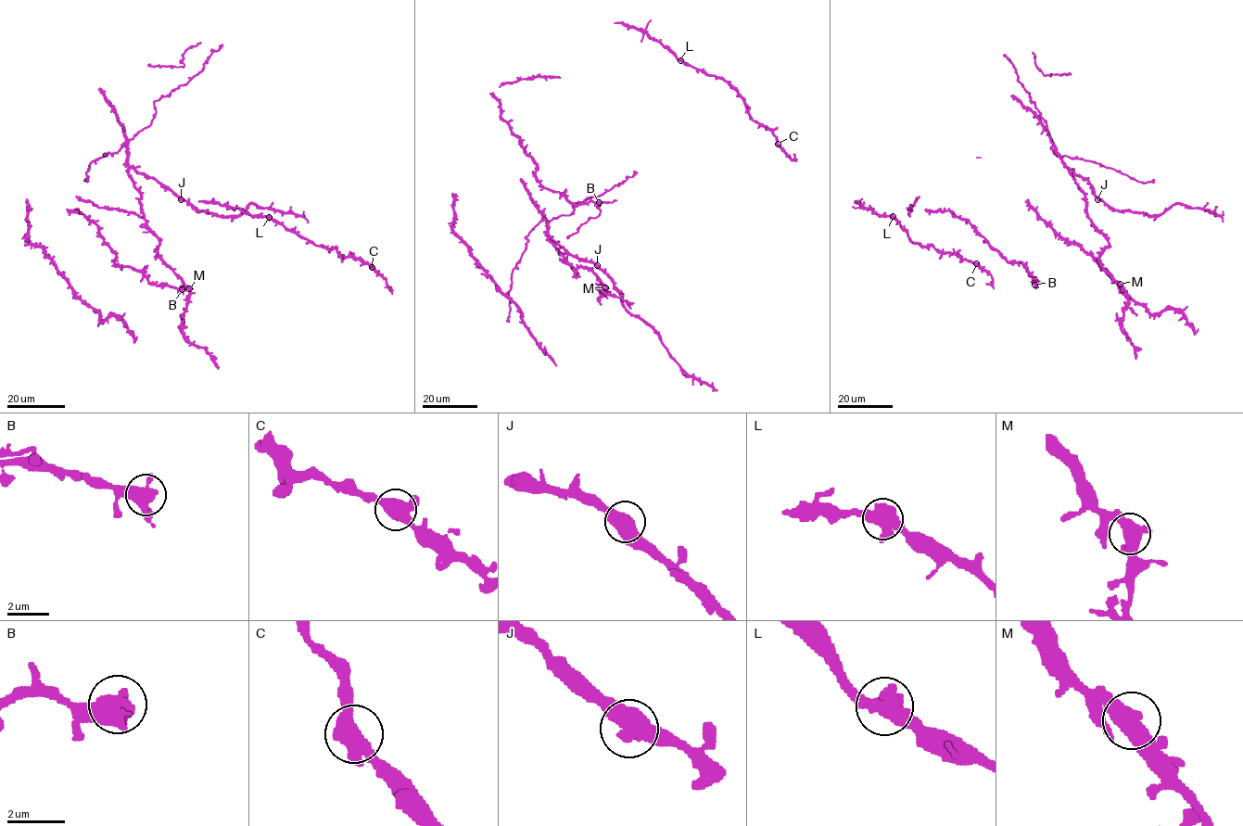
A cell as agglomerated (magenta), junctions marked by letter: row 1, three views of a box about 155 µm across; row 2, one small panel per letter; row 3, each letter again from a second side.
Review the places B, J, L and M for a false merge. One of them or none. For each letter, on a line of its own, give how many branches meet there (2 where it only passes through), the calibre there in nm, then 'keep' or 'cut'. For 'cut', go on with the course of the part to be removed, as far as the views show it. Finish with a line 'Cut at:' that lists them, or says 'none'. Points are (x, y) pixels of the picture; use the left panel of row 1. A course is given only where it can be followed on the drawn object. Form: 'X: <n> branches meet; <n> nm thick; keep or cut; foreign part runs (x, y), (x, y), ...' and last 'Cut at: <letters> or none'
B: 2 branches meet; 600 nm thick; keep
J: 2 branches meet; 600 nm thick; keep
L: 2 branches meet; 650 nm thick; keep
M: 2 branches meet; 600 nm thick; keep
Cut at: none

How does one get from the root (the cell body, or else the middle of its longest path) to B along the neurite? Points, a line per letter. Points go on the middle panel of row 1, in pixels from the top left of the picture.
B: (531, 158), (537, 165), (536, 178), (544, 187), (558, 191), (576, 204), (599, 202)

